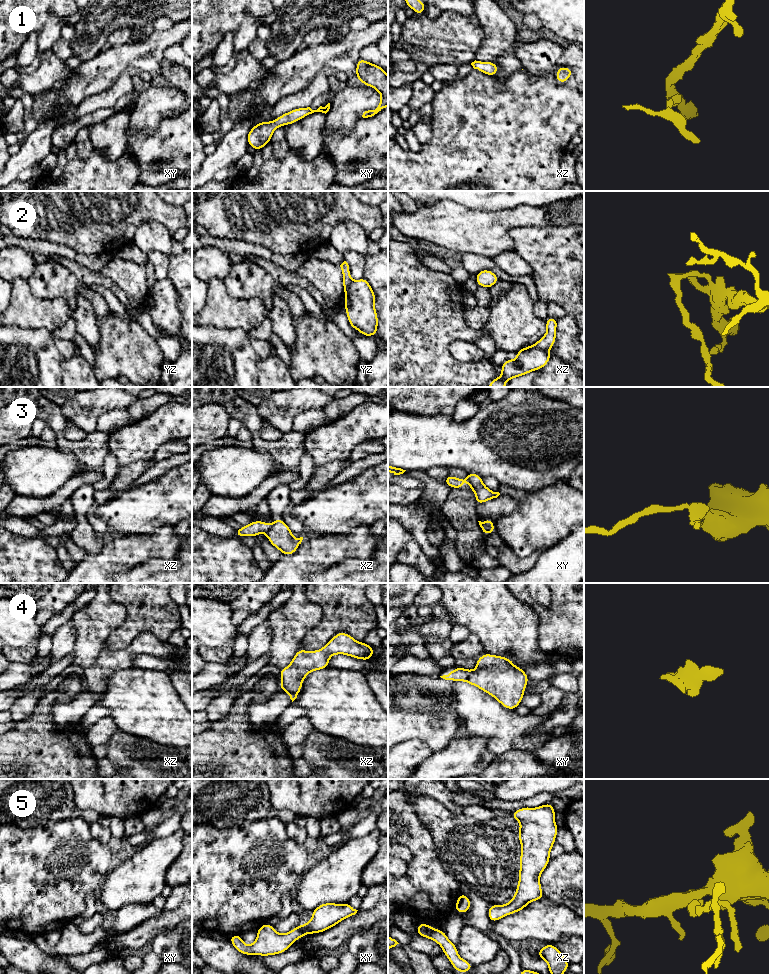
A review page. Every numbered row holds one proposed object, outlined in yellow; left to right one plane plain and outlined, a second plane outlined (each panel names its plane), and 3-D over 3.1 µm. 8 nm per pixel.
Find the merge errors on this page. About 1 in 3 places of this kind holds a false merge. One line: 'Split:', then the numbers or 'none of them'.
Split: 2, 3

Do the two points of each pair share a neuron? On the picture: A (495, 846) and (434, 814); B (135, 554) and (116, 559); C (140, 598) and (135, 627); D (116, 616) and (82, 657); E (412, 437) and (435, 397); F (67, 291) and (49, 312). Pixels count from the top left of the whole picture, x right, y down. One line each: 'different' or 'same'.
A: same
B: same
C: same
D: same
E: different
F: different

